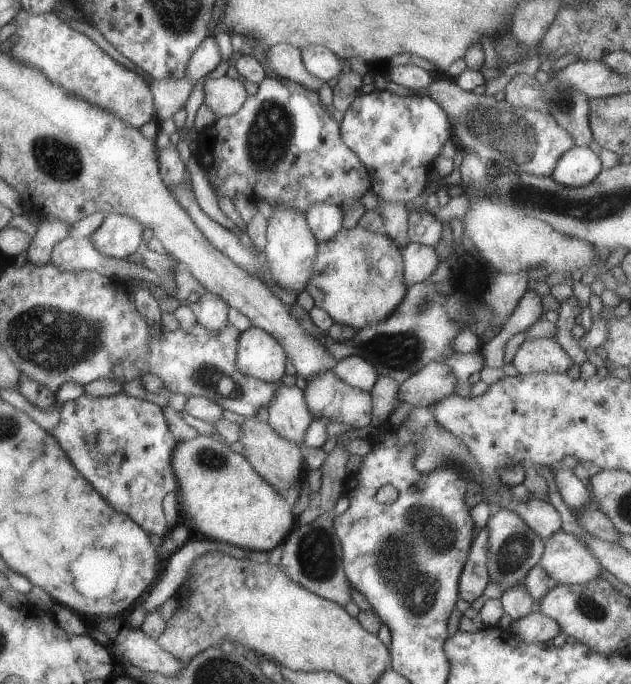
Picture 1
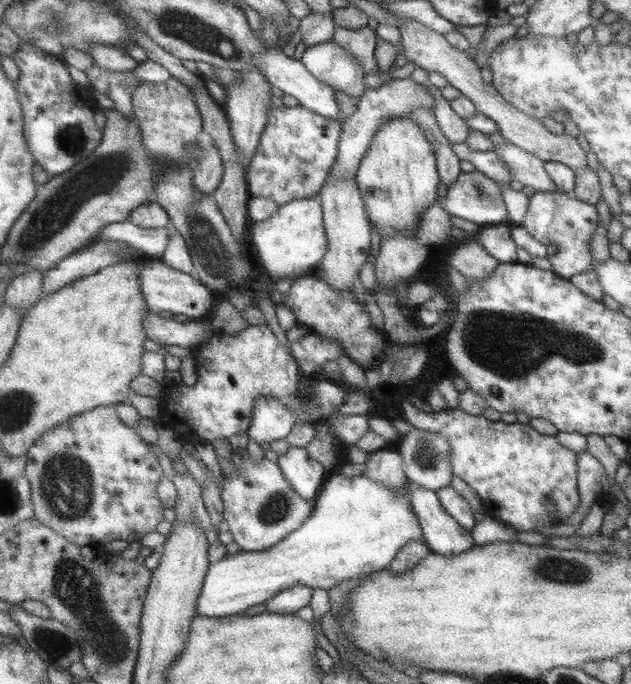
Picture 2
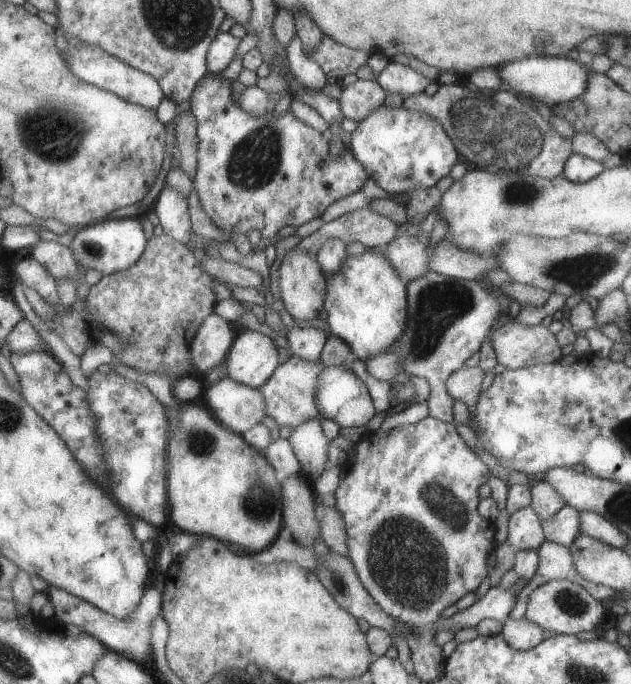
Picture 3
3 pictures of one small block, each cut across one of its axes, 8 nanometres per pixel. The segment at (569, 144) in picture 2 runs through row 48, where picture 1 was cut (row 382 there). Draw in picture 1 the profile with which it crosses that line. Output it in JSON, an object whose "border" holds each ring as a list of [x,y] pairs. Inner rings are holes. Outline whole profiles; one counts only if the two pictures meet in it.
{"border":[[[430,362],[399,384],[399,400],[414,407],[428,407],[455,394],[457,376],[446,363]]]}

